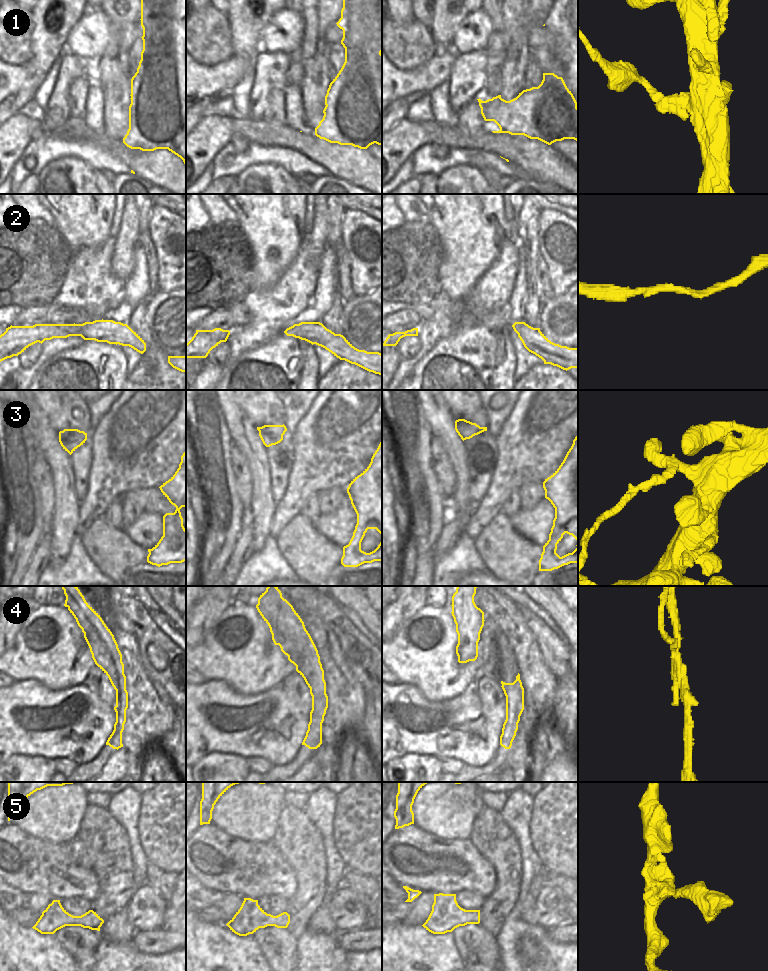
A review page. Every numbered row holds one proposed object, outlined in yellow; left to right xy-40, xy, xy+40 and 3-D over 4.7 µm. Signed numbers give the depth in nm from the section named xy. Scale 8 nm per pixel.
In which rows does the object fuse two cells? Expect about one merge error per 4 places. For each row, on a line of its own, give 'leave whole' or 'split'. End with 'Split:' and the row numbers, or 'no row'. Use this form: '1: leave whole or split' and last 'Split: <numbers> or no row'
1: split
2: leave whole
3: split
4: split
5: leave whole
Split: 1, 3, 4

